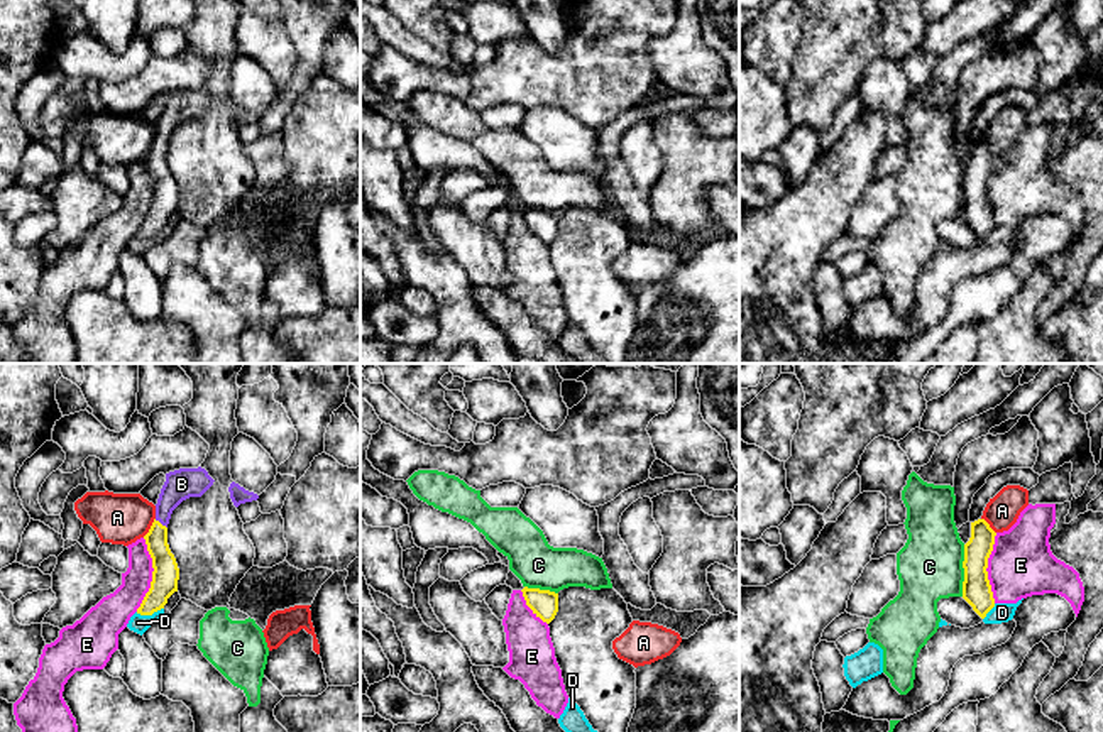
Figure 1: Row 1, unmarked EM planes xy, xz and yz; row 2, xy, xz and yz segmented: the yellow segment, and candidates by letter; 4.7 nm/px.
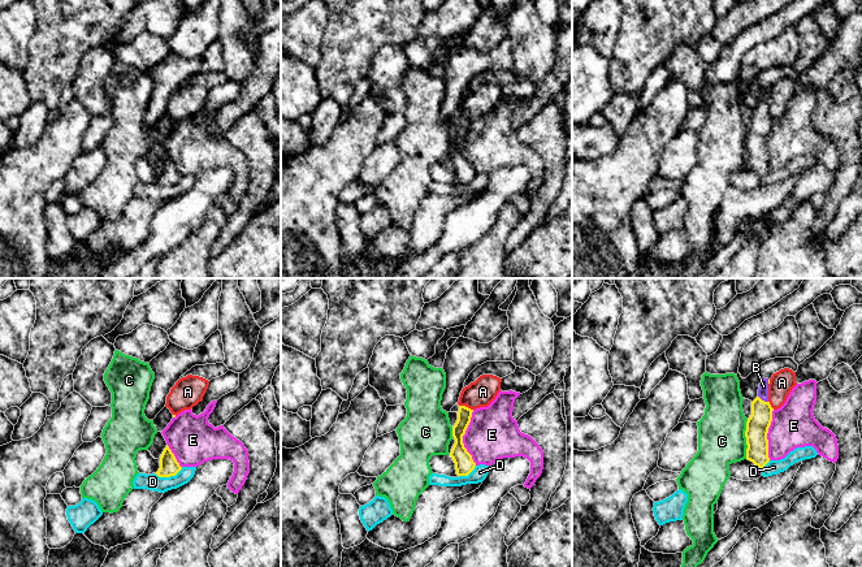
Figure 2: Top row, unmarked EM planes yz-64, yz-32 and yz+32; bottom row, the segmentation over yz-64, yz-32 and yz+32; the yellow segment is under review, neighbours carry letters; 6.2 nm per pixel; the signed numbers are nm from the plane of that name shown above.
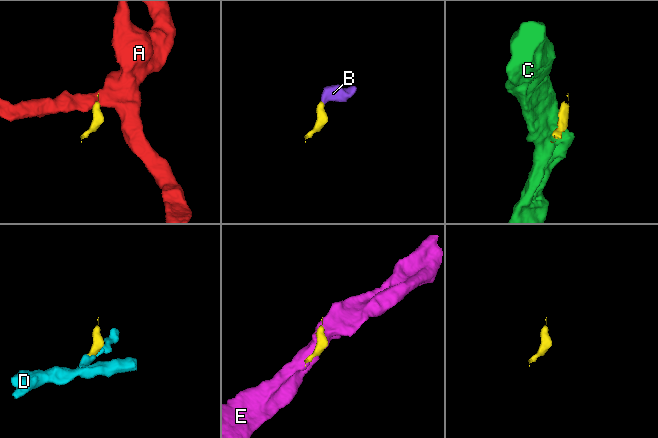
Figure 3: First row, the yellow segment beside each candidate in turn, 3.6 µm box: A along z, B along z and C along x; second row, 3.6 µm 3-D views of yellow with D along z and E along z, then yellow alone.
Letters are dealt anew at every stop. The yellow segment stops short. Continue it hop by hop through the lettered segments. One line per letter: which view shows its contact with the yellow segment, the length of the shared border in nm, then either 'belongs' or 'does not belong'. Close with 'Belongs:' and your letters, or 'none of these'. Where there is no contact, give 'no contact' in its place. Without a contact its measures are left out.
A: contact in xy; length 110 nm; does not belong
B: contact in xy; length 80 nm; belongs
C: contact in yz; length 240 nm; does not belong
D: contact in xy; length 140 nm; does not belong
E: contact in xy; length 360 nm; does not belong
Belongs: B

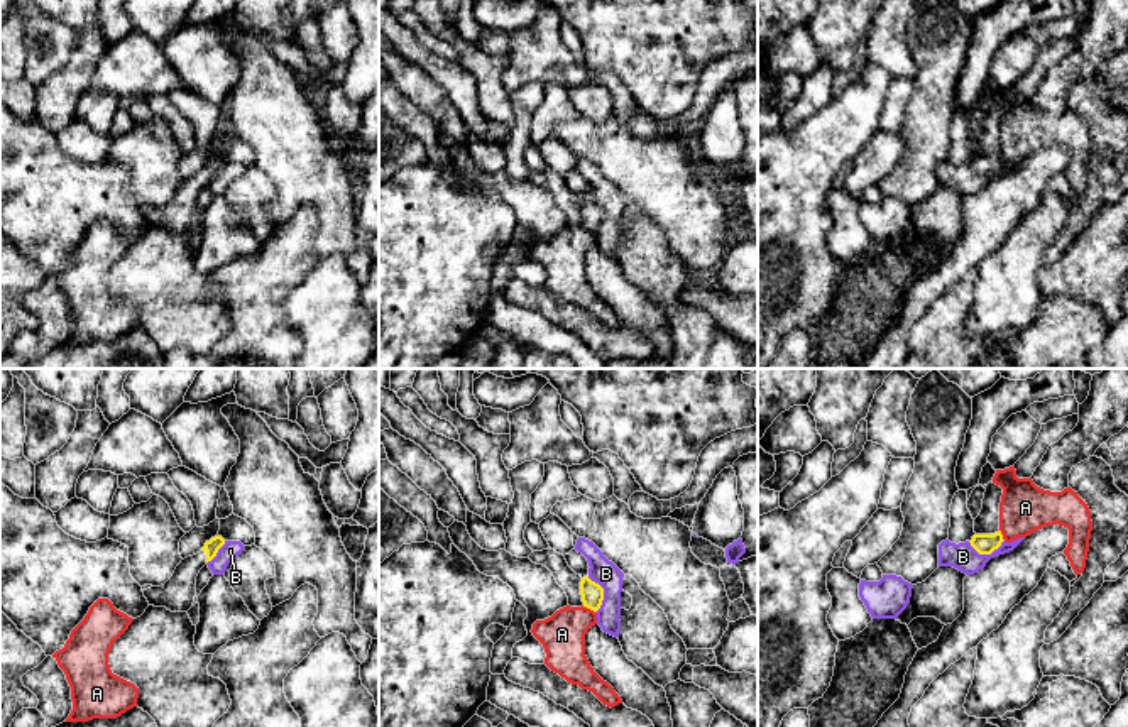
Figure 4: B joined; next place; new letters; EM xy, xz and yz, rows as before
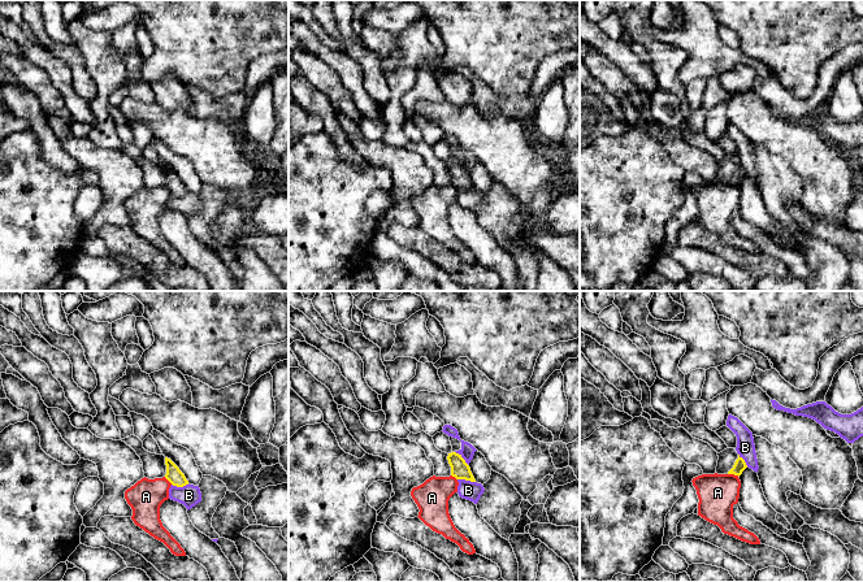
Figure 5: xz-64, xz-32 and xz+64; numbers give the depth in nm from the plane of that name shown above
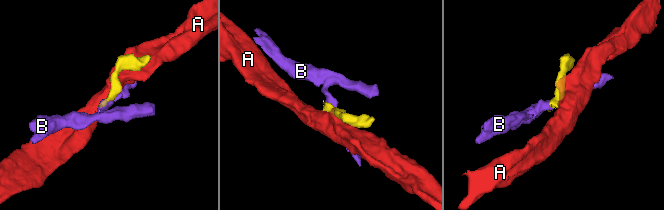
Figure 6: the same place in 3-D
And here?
A: contact in xz; length 70 nm; does not belong
B: contact in xz; length 180 nm; does not belong
Belongs: none of these

